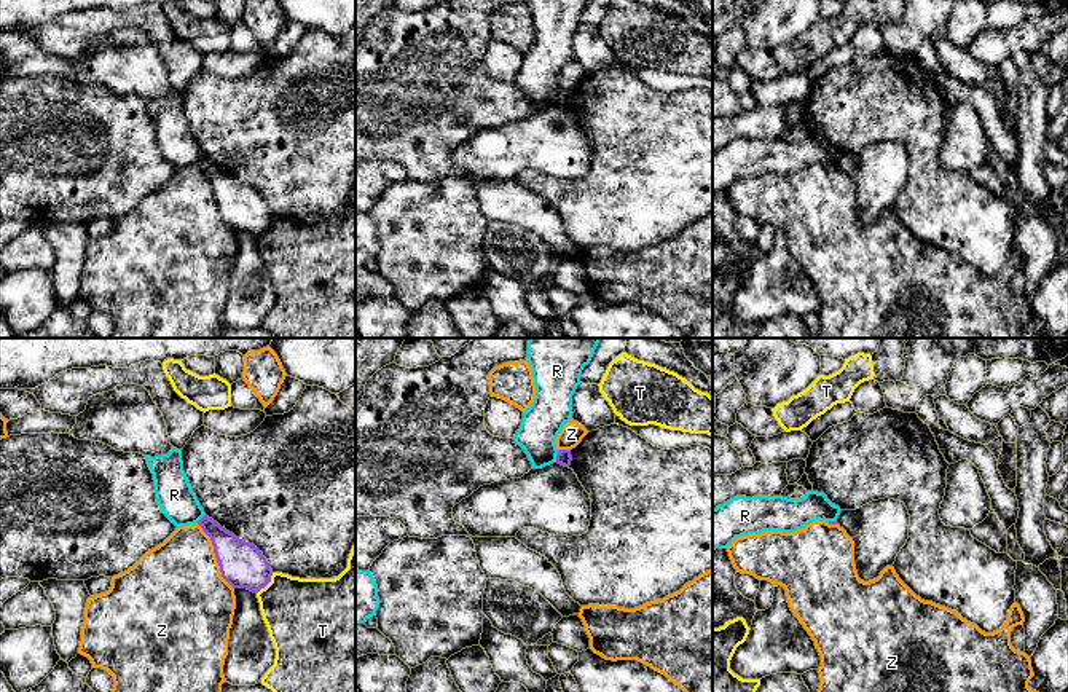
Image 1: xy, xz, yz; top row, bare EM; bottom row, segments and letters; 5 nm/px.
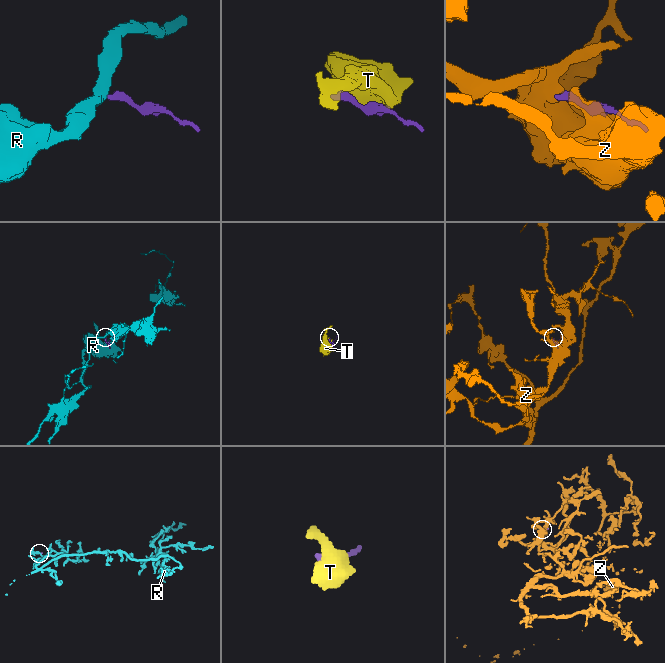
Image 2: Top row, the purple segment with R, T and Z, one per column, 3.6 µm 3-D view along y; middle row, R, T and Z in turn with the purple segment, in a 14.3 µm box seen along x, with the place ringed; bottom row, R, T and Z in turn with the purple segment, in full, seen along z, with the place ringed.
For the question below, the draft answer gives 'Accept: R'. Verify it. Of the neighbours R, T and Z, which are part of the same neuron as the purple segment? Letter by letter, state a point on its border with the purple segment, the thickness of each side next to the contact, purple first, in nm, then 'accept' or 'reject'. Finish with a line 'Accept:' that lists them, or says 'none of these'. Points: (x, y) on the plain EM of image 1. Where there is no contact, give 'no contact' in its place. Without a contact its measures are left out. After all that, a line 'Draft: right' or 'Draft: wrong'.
R: xz (557, 99) | 70/200 nm | reject
T: xy (266, 227) | 220/380 nm | reject
Z: xy (215, 200) | 220/460 nm | reject
Accept: none of these
Draft: wrong

